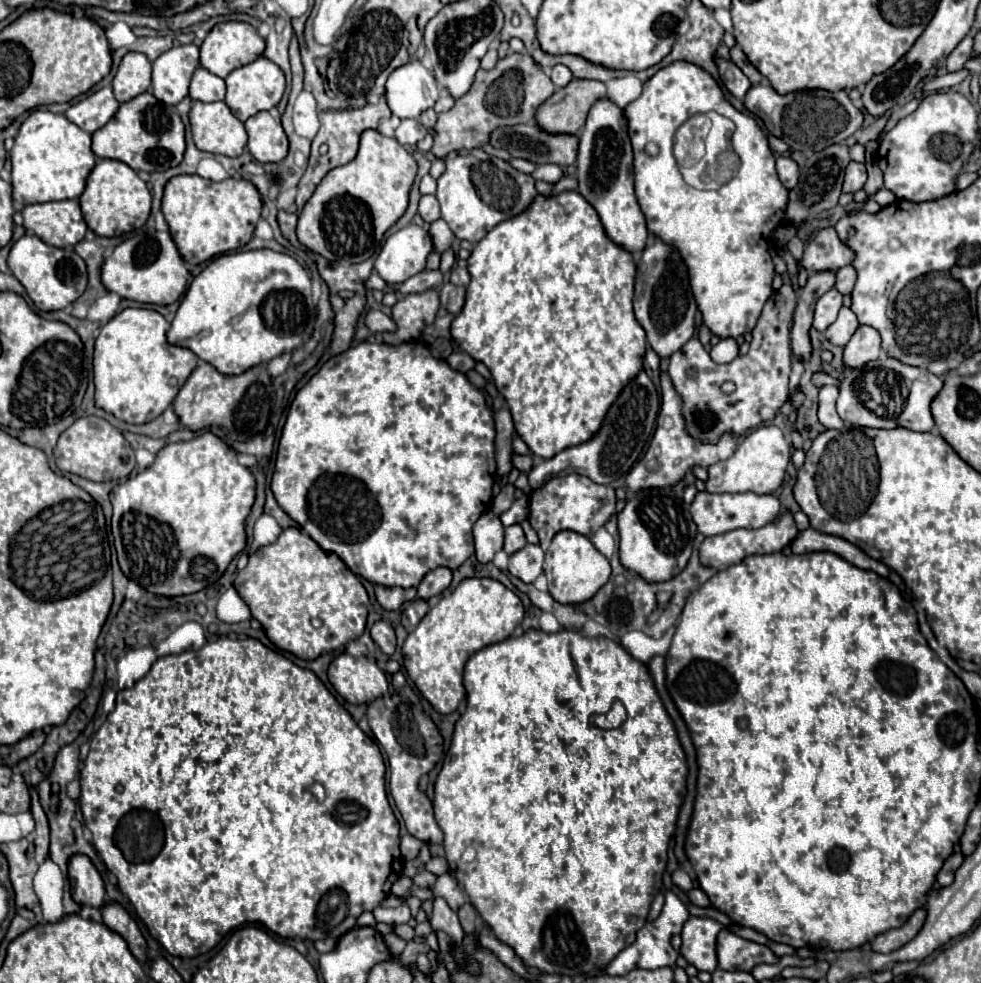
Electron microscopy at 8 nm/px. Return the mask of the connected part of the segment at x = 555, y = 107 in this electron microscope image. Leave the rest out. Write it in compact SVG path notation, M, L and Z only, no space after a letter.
M573 78L537 108L535 124L549 134L579 134L589 108L603 96L607 96L603 82Z

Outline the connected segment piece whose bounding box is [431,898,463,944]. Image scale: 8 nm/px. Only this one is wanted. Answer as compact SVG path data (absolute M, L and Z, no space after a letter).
M435 898L433 912L431 912L431 926L433 930L447 932L453 944L459 944L463 940L463 928L457 920L457 912L451 910L443 898Z

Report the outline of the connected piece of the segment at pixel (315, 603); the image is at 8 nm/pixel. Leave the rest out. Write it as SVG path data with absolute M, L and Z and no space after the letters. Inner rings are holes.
M285 528L273 544L263 546L255 554L251 554L249 564L237 572L233 586L249 606L253 618L261 622L269 640L281 650L295 654L297 658L315 660L325 652L343 648L349 640L359 638L365 630L369 596L361 580L343 564L339 556L325 552L313 538L303 534L299 528ZM315 618L321 620L319 628L311 624Z

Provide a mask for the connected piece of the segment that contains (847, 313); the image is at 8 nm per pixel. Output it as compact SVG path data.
M843 306L843 308L839 310L837 320L825 330L825 336L827 336L827 340L829 340L831 344L835 344L835 346L845 346L845 344L851 340L851 336L855 334L855 328L859 328L857 316L853 314L851 308L845 308L845 306Z

